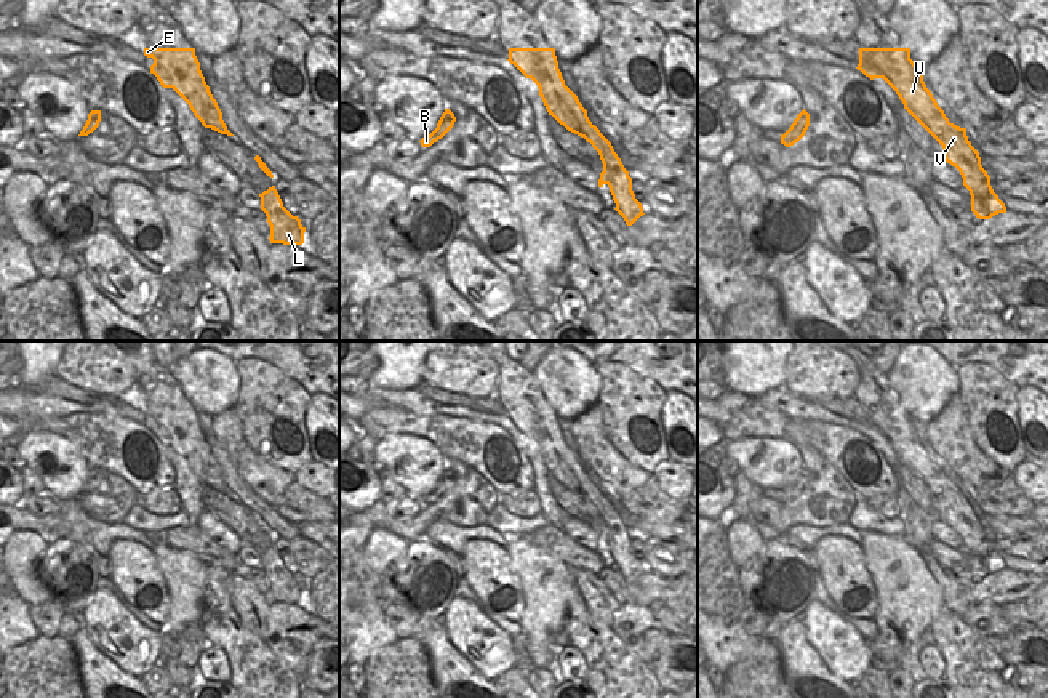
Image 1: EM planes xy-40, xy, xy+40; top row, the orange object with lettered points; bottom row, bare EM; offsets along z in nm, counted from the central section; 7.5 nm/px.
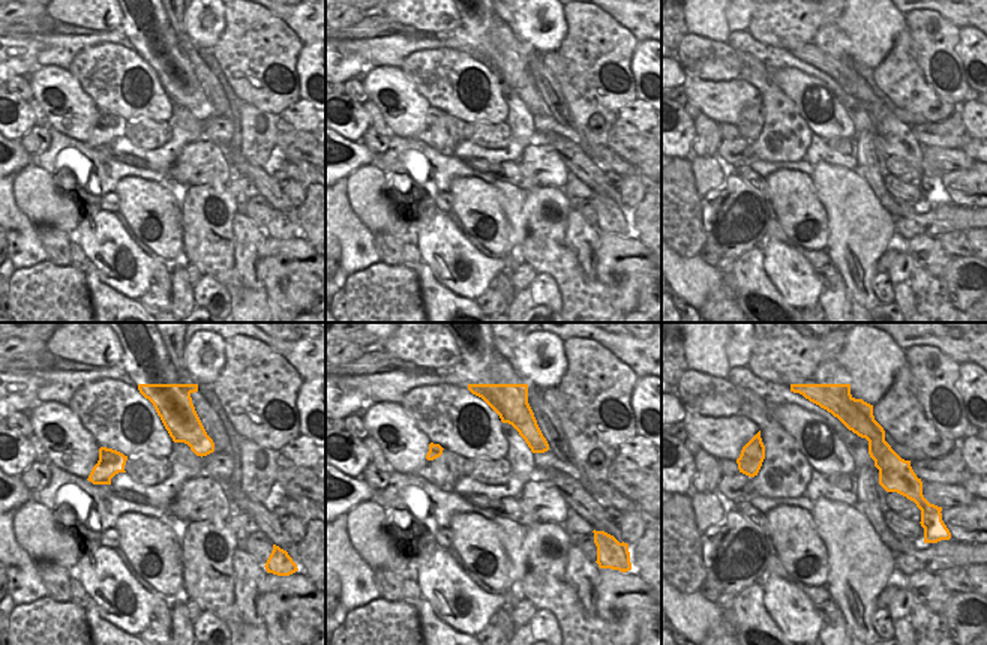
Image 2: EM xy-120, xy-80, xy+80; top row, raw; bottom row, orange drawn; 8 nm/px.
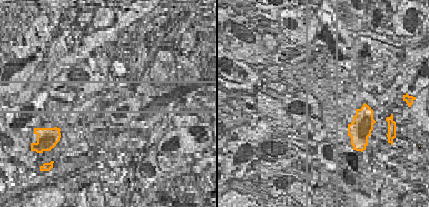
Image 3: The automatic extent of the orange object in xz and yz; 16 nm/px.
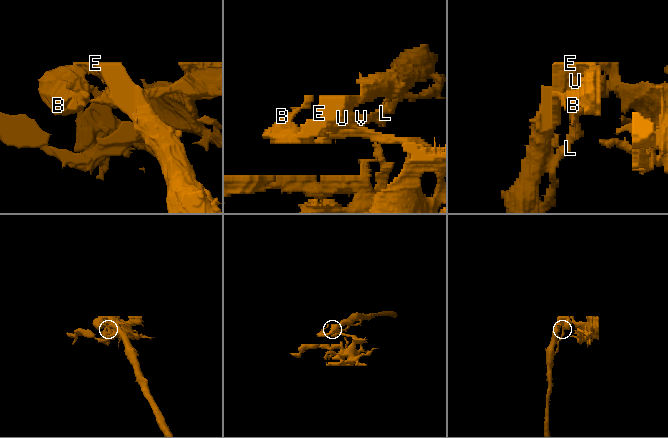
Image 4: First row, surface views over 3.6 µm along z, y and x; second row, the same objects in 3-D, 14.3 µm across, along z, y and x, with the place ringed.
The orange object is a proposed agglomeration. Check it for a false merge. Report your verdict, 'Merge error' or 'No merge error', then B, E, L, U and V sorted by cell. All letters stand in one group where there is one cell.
Merge error. Groups: B E U V / L.

